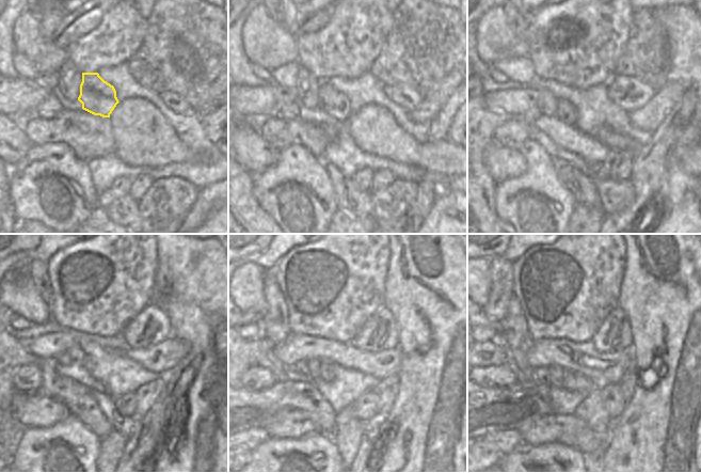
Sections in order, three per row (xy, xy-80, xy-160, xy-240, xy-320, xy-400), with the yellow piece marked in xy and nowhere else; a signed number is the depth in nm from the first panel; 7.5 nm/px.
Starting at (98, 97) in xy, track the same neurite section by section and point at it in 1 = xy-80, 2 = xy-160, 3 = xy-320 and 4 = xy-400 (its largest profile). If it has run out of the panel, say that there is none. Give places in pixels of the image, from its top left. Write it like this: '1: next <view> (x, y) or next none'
1: next xy-80 (334, 103)
2: next xy-160 (566, 112)
3: next xy-320 (327, 369)
4: next xy-400 (591, 410)

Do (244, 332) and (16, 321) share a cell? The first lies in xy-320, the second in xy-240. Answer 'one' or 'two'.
one

